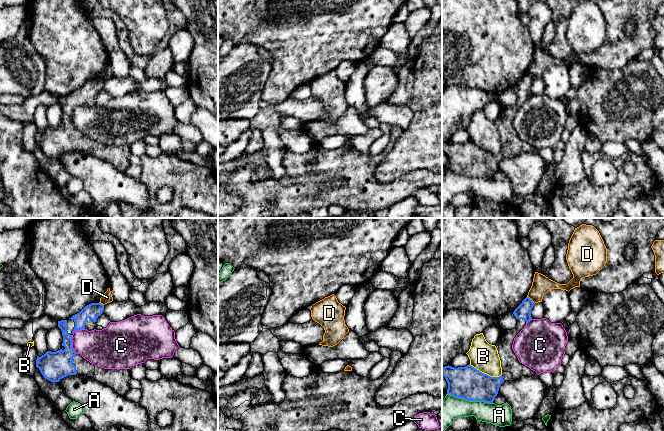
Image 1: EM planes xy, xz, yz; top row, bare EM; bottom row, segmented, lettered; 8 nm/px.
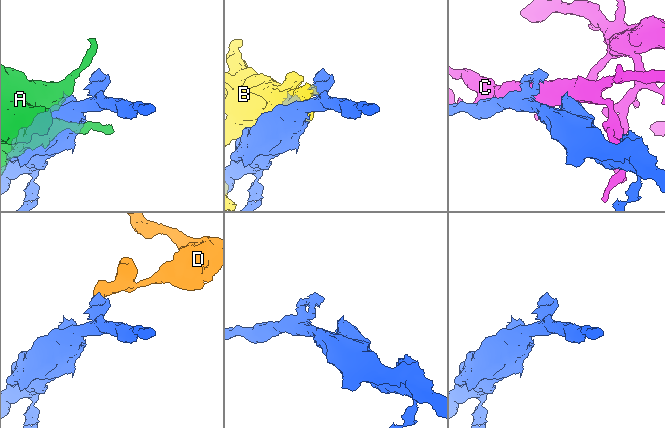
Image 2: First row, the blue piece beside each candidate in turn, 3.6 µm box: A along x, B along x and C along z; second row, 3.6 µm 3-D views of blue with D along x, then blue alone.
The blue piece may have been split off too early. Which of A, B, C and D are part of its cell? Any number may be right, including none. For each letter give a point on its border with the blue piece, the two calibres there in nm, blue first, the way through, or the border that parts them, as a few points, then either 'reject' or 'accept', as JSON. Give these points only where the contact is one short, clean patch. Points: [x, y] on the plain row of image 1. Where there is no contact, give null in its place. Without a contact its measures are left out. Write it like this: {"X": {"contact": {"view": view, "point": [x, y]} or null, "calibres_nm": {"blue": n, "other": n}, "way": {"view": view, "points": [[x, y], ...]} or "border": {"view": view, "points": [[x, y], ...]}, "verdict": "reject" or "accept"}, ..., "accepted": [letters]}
{"A": {"contact": {"view": "yz", "point": [470, 176]}, "calibres_nm": {"blue": 260, "other": 220}, "verdict": "reject"}, "B": {"contact": {"view": "yz", "point": [485, 150]}, "calibres_nm": {"blue": 260, "other": 220}, "verdict": "reject"}, "C": {"contact": {"view": "xy", "point": [71, 120]}, "calibres_nm": {"blue": 220, "other": 280}, "verdict": "reject"}, "D": {"contact": {"view": "yz", "point": [531, 76]}, "calibres_nm": {"blue": 120, "other": 150}, "border": {"view": "yz", "points": [[527, 72], [534, 79]]}, "verdict": "reject"}, "accepted": []}

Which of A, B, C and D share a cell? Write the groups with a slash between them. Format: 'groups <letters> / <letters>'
groups A / B / C / D

